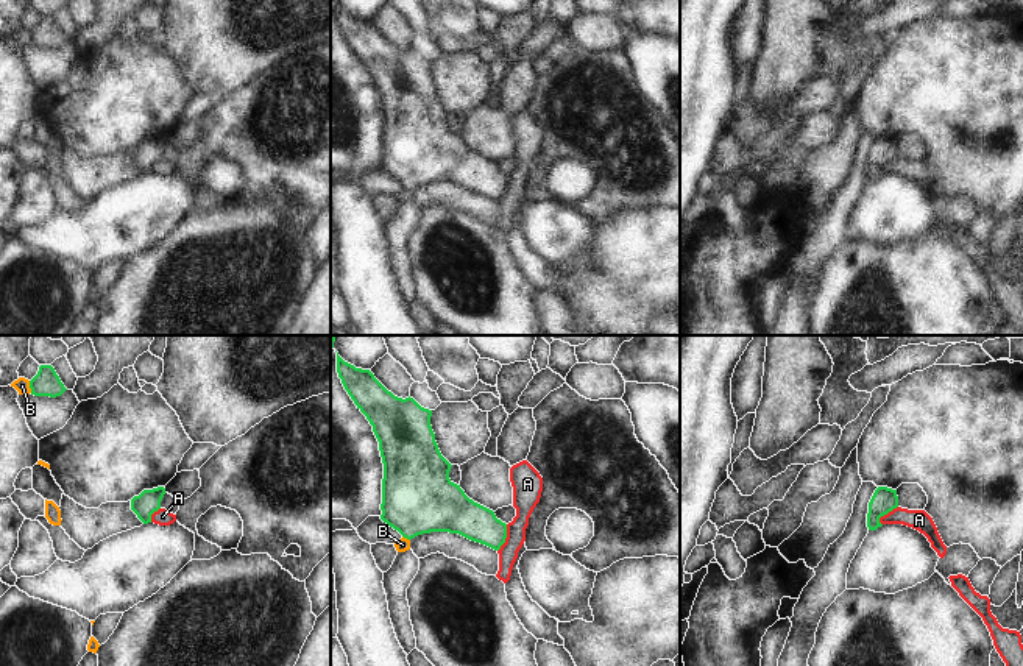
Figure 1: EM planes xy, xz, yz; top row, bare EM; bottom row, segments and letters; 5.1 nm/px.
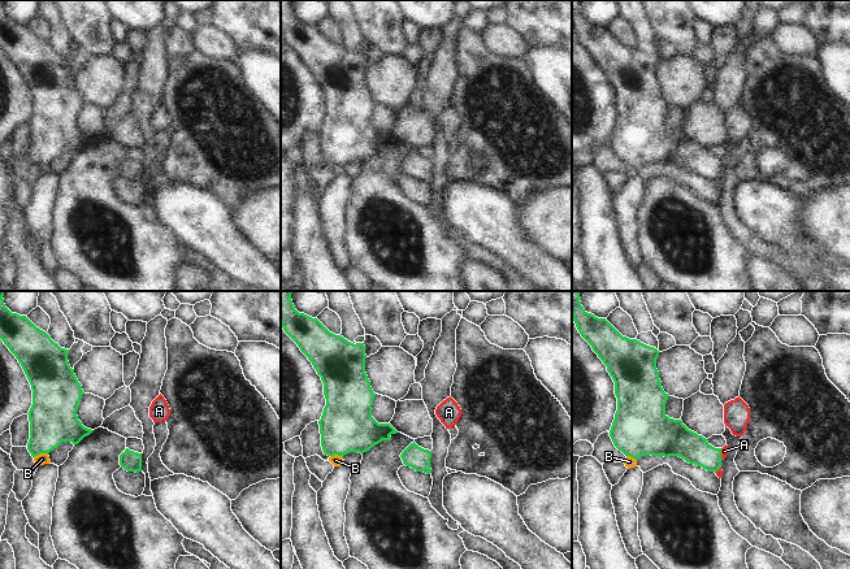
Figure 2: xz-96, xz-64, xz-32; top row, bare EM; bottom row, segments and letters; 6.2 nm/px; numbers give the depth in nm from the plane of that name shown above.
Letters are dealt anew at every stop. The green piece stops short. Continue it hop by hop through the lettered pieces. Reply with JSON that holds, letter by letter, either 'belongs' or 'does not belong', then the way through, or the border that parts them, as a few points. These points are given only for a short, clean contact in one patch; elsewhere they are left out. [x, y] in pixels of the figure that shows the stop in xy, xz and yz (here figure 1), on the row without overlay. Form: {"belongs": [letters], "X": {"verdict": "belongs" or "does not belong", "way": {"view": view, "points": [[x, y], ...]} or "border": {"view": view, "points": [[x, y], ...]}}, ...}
{"belongs": [], "A": {"verdict": "does not belong", "border": {"view": "xz", "points": [[507, 175], [506, 192], [498, 201]]}}, "B": {"verdict": "does not belong"}}

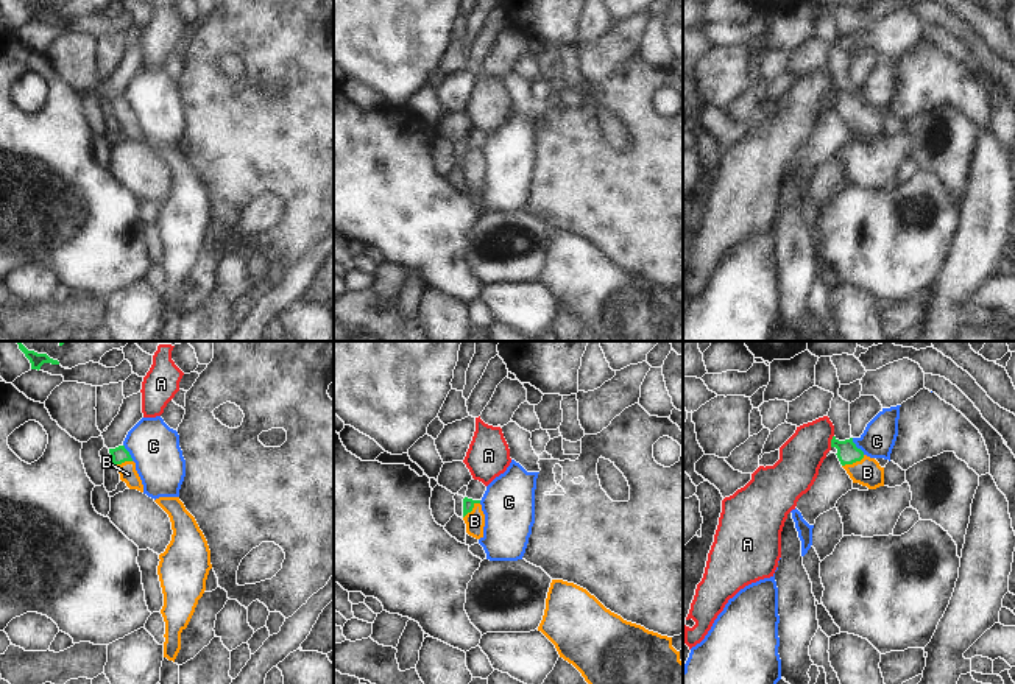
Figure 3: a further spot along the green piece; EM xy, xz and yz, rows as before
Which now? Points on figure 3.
{"belongs": ["B"], "A": {"verdict": "does not belong", "border": {"view": "yz", "points": [[833, 86], [830, 97]]}}, "B": {"verdict": "belongs", "way": {"view": "yz", "points": [[847, 103], [853, 112], [867, 123]]}}, "C": {"verdict": "does not belong", "border": {"view": "yz", "points": [[852, 89], [864, 105]]}}}

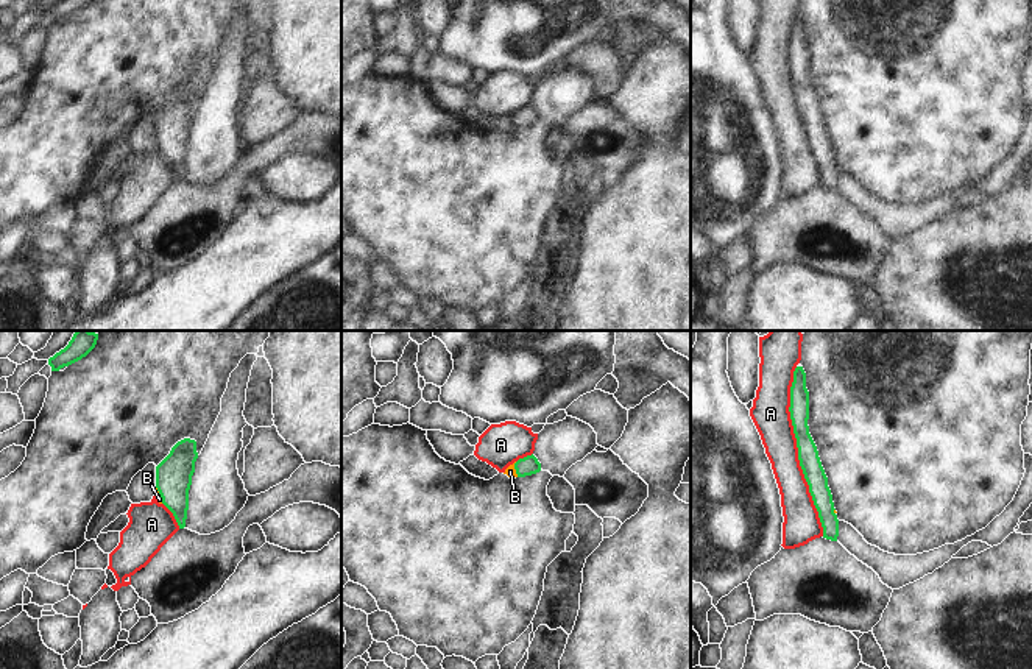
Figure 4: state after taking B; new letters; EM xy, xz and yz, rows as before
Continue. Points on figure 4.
{"belongs": ["B"], "A": {"verdict": "does not belong"}, "B": {"verdict": "belongs", "way": {"view": "xy", "points": [[173, 125], [173, 130], [159, 144], [159, 150]]}}}

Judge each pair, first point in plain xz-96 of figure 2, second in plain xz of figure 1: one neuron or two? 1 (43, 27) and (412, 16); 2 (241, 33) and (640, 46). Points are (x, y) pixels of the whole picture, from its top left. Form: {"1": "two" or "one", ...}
{"1": "two", "2": "two"}

